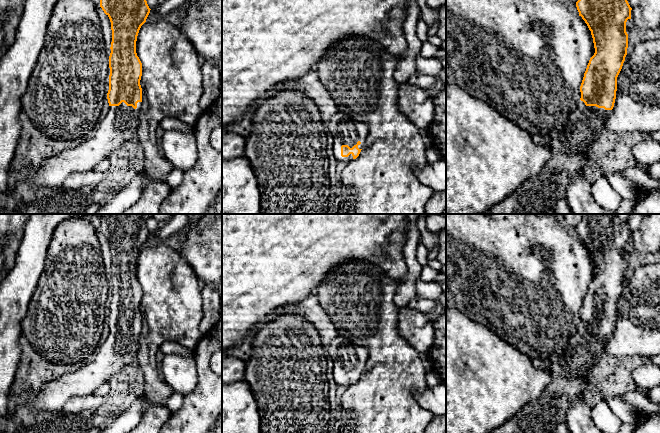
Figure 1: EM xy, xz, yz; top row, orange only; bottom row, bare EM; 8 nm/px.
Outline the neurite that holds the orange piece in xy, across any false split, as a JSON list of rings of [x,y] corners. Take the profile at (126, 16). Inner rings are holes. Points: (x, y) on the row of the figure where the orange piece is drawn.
[[[100,0],[100,7],[109,17],[112,30],[111,53],[109,56],[109,90],[107,99],[109,110],[106,111],[96,128],[96,132],[89,140],[78,142],[74,147],[67,148],[51,158],[43,158],[38,170],[28,179],[19,183],[10,192],[0,192],[0,209],[8,212],[18,212],[19,208],[31,203],[36,198],[37,189],[42,186],[60,188],[65,179],[75,173],[83,173],[93,170],[111,152],[124,146],[125,142],[136,137],[138,134],[139,113],[142,107],[142,88],[140,80],[142,76],[142,63],[136,53],[136,41],[141,26],[146,22],[150,8],[146,0]]]

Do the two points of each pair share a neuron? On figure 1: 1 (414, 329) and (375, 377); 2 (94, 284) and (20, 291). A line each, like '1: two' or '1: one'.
1: two
2: two

